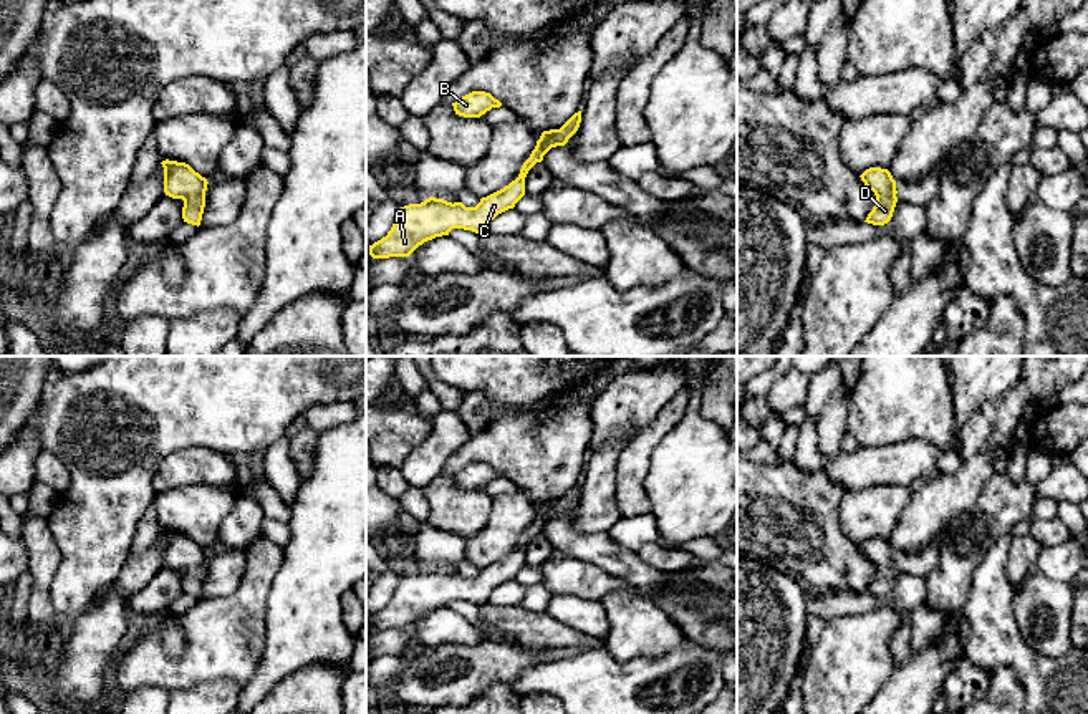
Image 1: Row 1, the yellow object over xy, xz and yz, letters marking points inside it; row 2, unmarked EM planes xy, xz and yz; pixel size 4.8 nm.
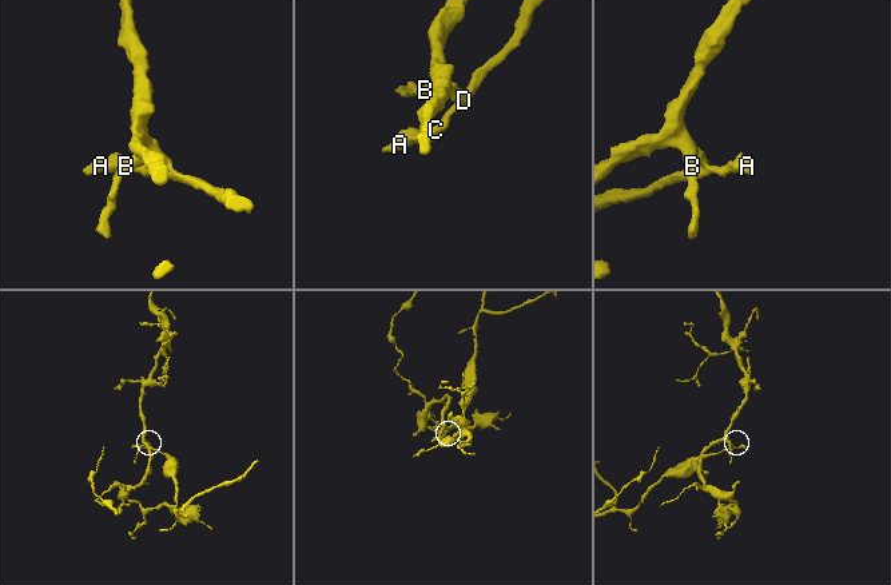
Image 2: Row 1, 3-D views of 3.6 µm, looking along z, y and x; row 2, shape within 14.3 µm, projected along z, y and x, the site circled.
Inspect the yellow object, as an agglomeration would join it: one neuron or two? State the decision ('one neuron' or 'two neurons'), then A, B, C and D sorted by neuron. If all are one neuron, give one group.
two neurons; A C D / B

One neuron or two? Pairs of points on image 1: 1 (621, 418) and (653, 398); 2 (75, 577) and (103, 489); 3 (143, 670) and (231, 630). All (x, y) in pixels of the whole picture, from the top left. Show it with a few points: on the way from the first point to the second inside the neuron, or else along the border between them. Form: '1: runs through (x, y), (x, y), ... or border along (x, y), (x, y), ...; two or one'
1: runs through (630, 410), (645, 398); one
2: runs through (93, 555), (95, 519), (100, 511); one
3: runs through (164, 670), (189, 670), (209, 651); one

